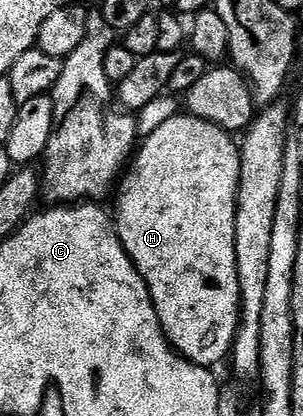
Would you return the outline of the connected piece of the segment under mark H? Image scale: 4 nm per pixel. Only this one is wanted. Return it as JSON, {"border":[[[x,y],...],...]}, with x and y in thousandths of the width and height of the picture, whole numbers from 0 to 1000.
{"border":[[[597,276],[554,281],[485,337],[479,329],[465,339],[386,454],[383,546],[422,620],[436,620],[488,688],[561,829],[607,863],[663,885],[703,887],[706,875],[756,858],[785,800],[785,769],[799,762],[792,668],[779,649],[789,349],[776,329],[726,303],[673,284]]]}

